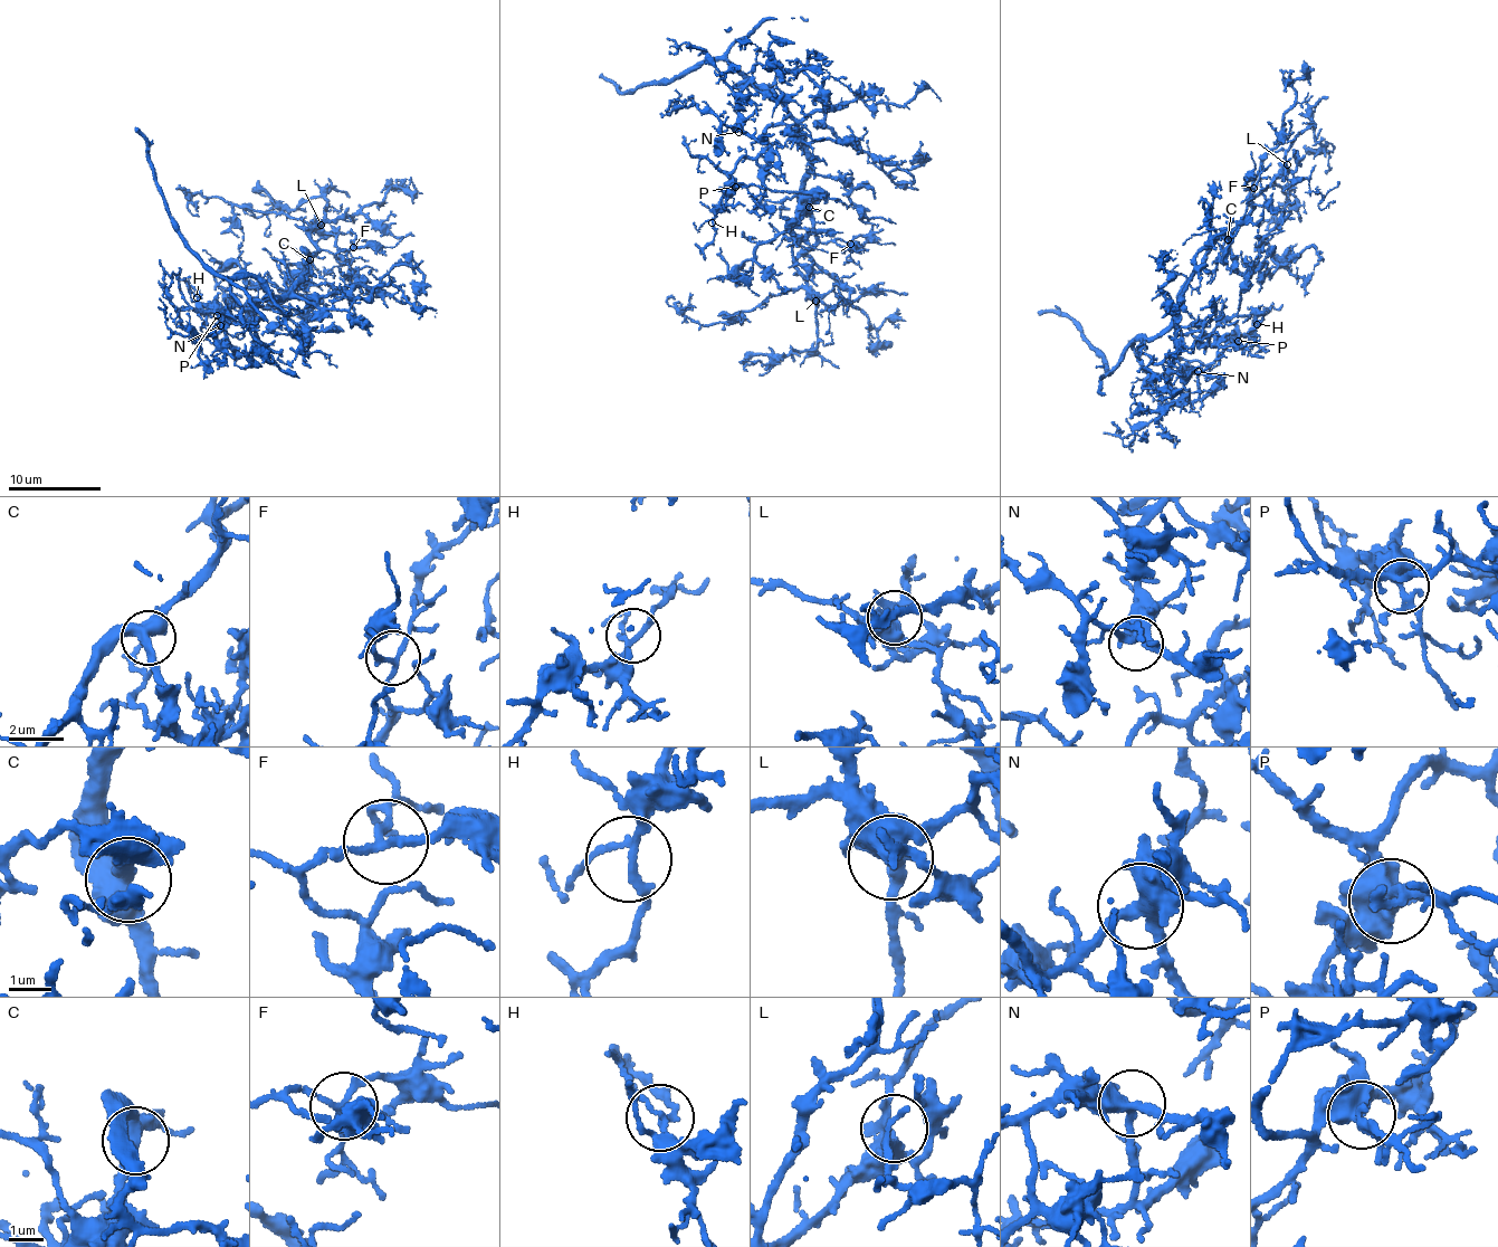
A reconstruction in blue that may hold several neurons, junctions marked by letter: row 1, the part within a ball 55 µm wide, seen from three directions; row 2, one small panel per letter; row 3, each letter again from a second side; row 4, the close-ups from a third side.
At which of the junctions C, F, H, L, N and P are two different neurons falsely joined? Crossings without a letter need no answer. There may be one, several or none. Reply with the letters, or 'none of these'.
none of these

